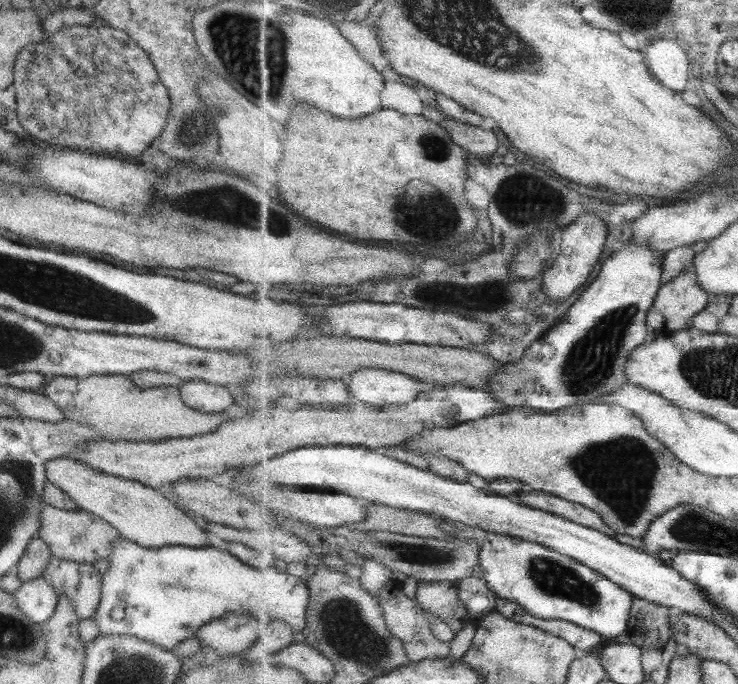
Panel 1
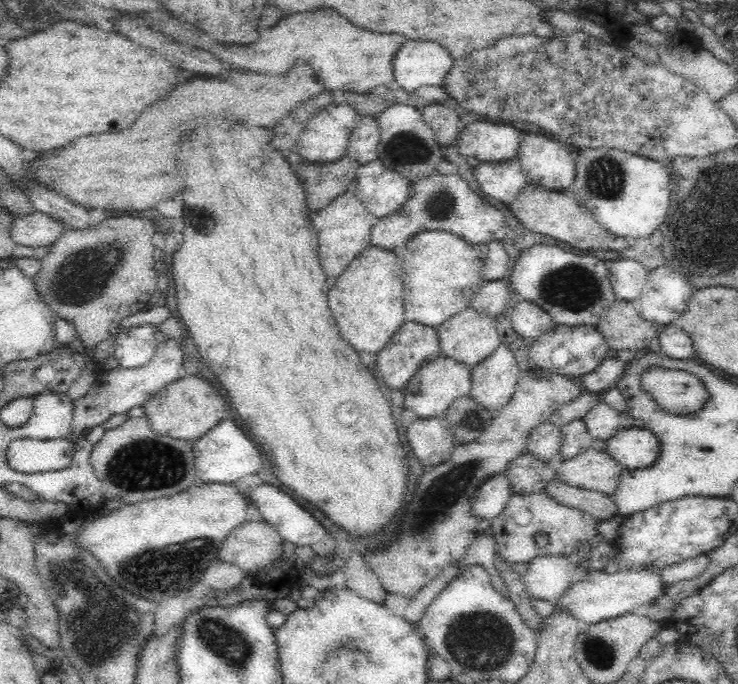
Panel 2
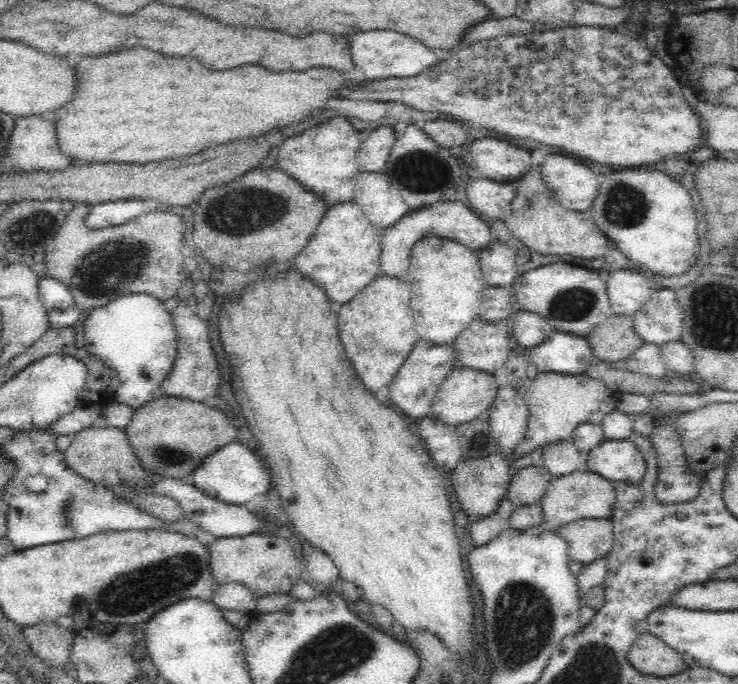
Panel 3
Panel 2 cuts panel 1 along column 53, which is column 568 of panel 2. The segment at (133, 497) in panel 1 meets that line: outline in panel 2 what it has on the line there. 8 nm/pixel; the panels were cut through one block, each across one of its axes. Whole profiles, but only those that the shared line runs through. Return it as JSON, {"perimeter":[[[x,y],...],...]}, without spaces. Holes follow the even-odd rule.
{"perimeter":[[[589,449],[564,460],[555,474],[556,478],[574,488],[611,495],[617,489],[622,469],[605,451]]]}

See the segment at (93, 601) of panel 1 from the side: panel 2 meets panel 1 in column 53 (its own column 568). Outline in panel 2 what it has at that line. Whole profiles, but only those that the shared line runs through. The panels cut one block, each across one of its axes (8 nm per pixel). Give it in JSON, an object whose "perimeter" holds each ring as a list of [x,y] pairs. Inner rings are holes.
{"perimeter":[[[538,556],[529,563],[529,571],[522,576],[529,596],[546,600],[555,607],[567,594],[579,569],[573,556]]]}

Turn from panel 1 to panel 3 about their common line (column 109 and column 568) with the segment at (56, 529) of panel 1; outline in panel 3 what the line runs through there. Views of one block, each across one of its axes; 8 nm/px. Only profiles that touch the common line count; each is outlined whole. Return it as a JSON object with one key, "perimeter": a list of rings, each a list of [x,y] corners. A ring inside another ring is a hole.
{"perimeter":[[[609,518],[574,520],[553,530],[566,539],[570,560],[585,565],[606,557],[614,544],[614,527]]]}

